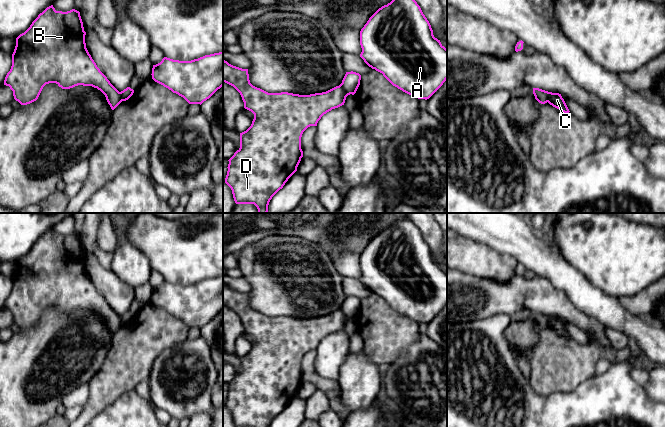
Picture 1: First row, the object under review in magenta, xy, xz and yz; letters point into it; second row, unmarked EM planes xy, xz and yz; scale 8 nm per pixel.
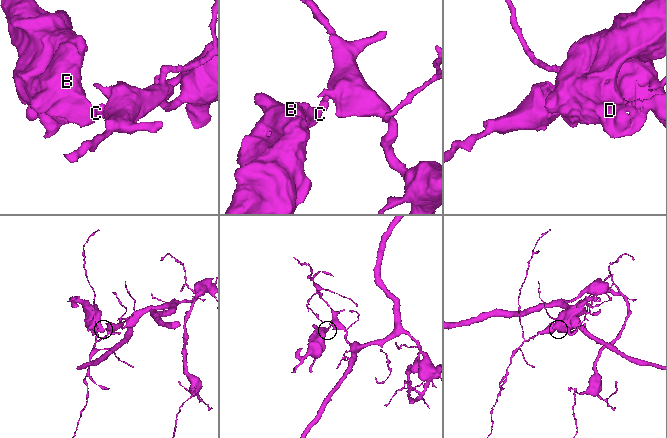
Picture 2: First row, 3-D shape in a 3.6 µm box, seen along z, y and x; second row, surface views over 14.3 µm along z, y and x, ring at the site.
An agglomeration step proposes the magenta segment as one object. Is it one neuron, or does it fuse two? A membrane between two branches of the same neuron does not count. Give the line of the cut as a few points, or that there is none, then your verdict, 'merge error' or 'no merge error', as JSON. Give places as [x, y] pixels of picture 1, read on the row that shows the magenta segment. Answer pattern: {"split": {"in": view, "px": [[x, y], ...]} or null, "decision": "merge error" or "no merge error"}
{"split": {"in": "xz", "px": [[339, 85], [347, 95]]}, "decision": "merge error"}

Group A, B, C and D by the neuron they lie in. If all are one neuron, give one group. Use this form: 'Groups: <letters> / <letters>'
Groups: A / B C D

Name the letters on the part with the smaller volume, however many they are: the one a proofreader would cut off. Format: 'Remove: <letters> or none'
Remove: B, C, D

